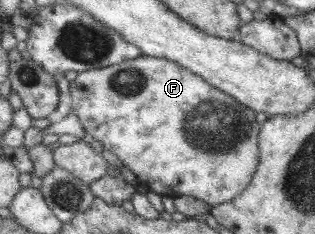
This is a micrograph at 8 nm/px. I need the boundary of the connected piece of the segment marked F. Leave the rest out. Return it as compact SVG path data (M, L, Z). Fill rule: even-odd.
M141 56L106 68L78 72L77 77L70 82L70 89L74 101L73 112L80 118L85 132L91 135L94 140L101 142L103 148L115 153L122 164L135 174L139 184L144 185L149 191L171 198L188 195L204 201L207 205L215 206L225 201L231 201L233 197L239 195L249 185L253 174L255 174L257 160L259 160L257 135L260 127L255 120L256 113L240 105L233 97L223 93L216 86L209 85L204 78L191 73L184 66L179 66L174 61L165 58Z

